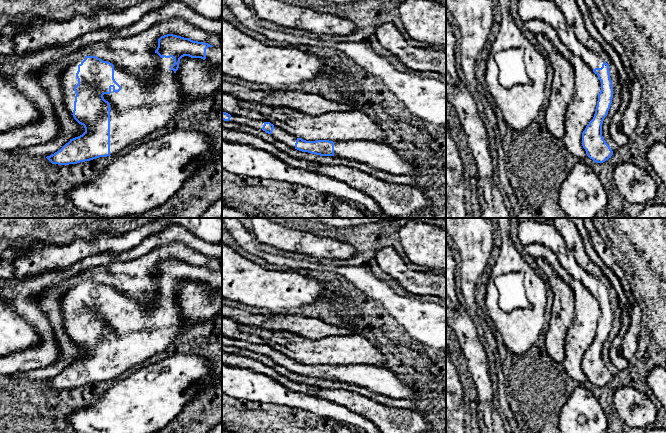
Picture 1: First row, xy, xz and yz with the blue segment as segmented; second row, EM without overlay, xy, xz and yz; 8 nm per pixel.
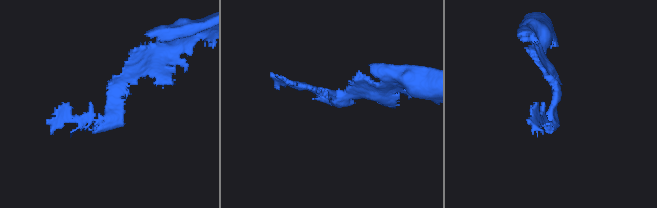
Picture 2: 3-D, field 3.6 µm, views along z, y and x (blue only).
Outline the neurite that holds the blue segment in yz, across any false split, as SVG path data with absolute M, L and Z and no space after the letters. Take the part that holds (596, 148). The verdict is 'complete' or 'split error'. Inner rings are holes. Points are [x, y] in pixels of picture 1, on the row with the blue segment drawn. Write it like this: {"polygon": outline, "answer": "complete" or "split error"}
{"polygon": "M519 0L518 14L524 22L541 20L551 25L563 44L579 56L601 81L601 91L598 94L594 117L582 133L582 146L587 156L594 162L605 162L613 155L612 149L602 136L602 124L613 98L610 66L578 40L562 10L552 0Z", "answer": "split error"}

